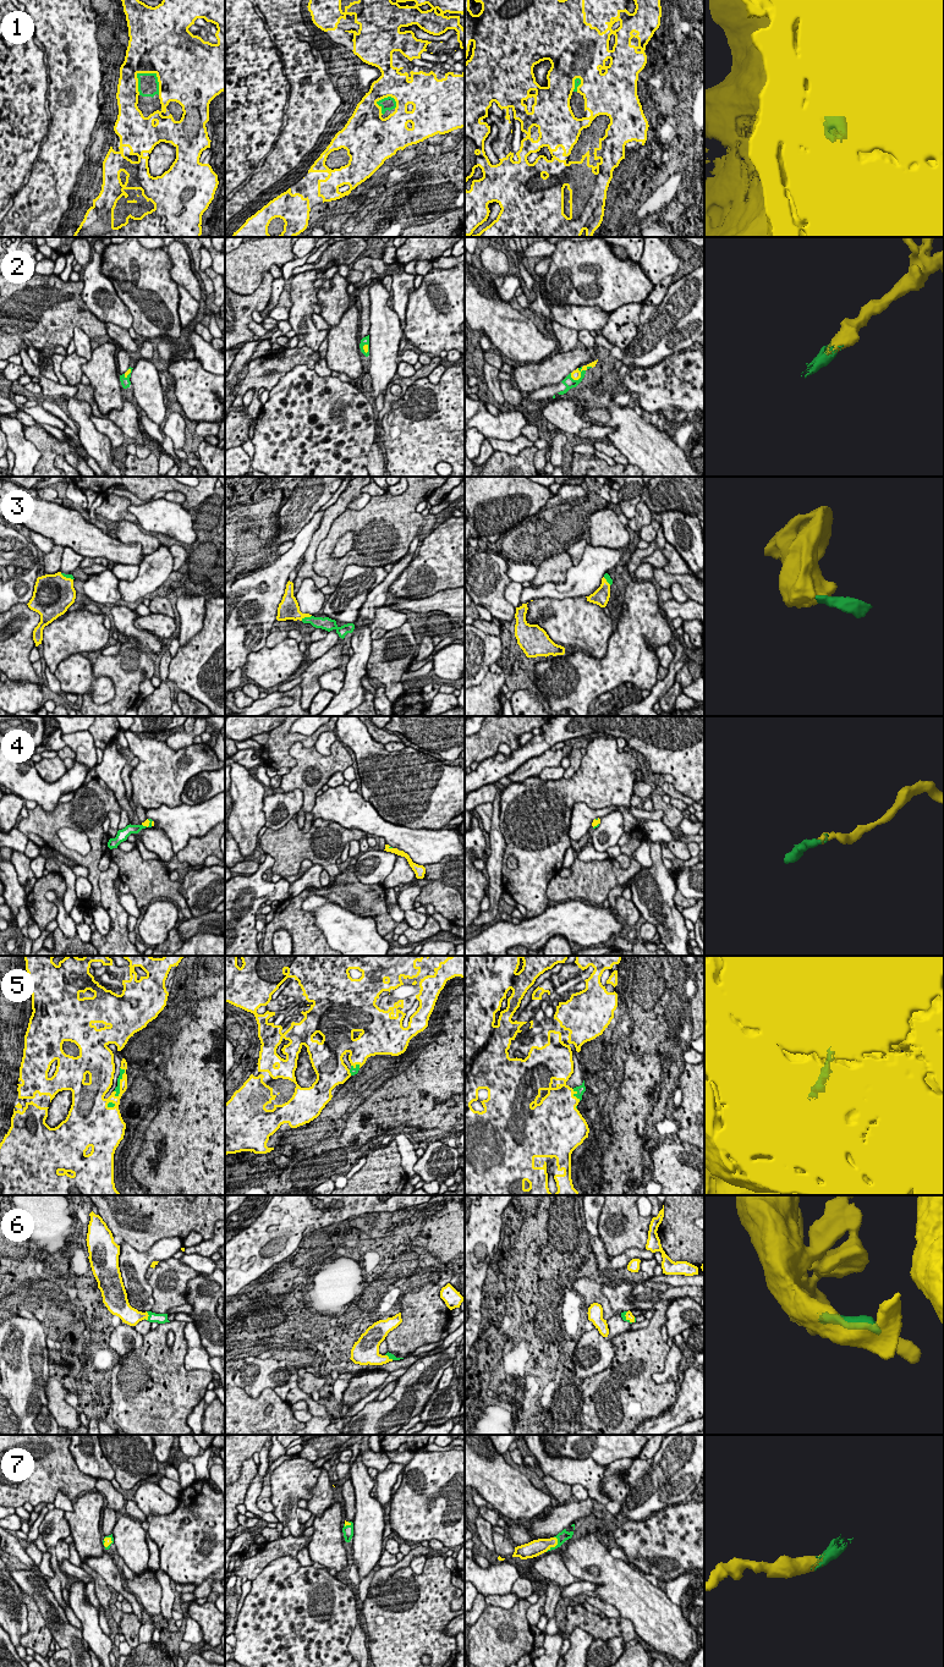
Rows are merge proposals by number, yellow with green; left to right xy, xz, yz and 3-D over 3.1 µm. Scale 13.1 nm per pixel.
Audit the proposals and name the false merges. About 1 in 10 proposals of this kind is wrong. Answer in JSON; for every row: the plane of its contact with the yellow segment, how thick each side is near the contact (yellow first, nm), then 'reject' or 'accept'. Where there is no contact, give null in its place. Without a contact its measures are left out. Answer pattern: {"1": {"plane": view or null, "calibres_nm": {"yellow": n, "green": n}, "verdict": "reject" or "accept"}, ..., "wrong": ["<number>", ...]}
{"1": {"plane": "xy", "calibres_nm": {"yellow": 500, "green": 280}, "verdict": "accept"}, "2": {"plane": "yz", "calibres_nm": {"yellow": 130, "green": 140}, "verdict": "accept"}, "3": {"plane": "xz", "calibres_nm": {"yellow": 280, "green": 160}, "verdict": "accept"}, "4": {"plane": "xy", "calibres_nm": {"yellow": 70, "green": 50}, "verdict": "accept"}, "5": {"plane": "xy", "calibres_nm": {"yellow": 300, "green": 60}, "verdict": "accept"}, "6": {"plane": "xy", "calibres_nm": {"yellow": 240, "green": 130}, "verdict": "accept"}, "7": {"plane": "yz", "calibres_nm": {"yellow": 220, "green": 140}, "verdict": "accept"}, "wrong": []}

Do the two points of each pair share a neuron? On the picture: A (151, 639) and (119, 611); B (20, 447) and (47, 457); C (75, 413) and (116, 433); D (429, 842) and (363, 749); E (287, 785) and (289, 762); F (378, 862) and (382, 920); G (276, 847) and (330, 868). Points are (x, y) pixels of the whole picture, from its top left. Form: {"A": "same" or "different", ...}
{"A": "same", "B": "different", "C": "different", "D": "different", "E": "different", "F": "different", "G": "same"}

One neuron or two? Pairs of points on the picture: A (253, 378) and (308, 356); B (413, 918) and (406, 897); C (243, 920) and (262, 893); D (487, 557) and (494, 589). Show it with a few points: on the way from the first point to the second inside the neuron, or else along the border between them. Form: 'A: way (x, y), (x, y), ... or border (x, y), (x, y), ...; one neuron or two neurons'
A: way (267, 372), (285, 359), (295, 357); one neuron
B: way (410, 913), (406, 902); one neuron
C: way (246, 914), (256, 900); one neuron
D: way (487, 565), (487, 582); one neuron

